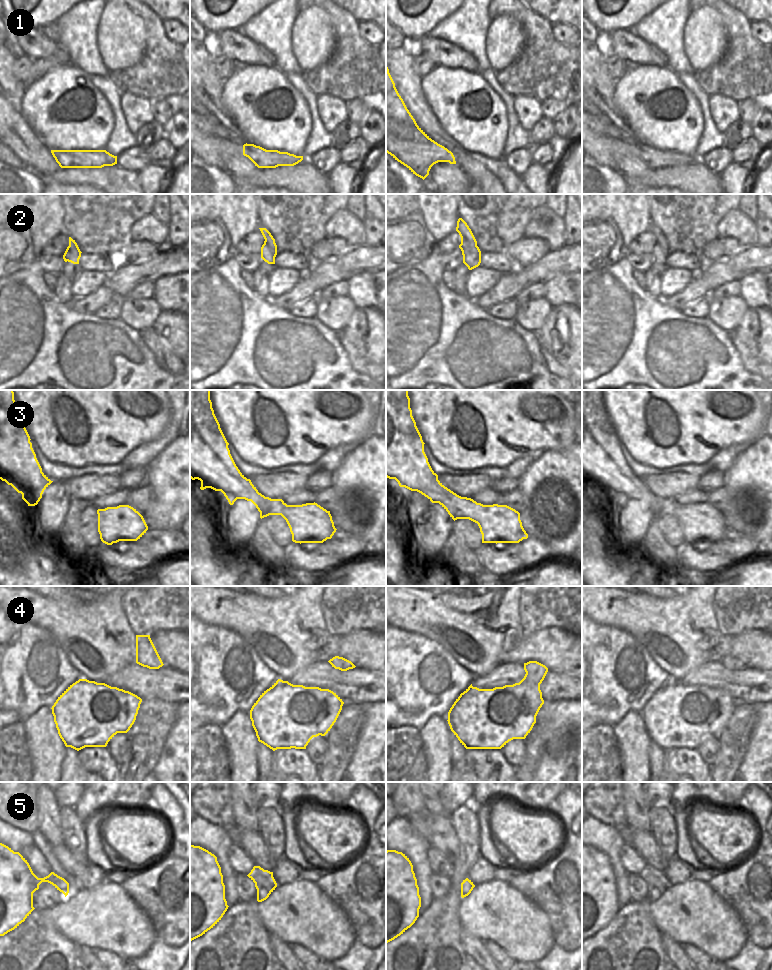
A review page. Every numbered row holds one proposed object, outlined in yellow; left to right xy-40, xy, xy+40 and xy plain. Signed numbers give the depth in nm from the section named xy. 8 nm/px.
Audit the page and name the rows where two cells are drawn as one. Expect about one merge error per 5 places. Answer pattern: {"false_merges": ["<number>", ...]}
{"false_merges": ["1", "2"]}

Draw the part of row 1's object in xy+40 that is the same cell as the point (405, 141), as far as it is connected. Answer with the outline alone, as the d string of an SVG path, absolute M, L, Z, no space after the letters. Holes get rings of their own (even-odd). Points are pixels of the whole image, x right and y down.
M386 48L386 152L388 154L390 154L395 160L397 160L398 162L400 162L401 164L403 164L404 166L406 166L413 174L415 174L416 176L422 178L423 180L429 175L429 171L431 169L431 167L438 163L438 162L449 162L449 157L450 157L450 153L449 150L447 148L445 148L444 146L438 144L437 142L435 142L434 140L432 140L416 123L415 119L413 118L413 116L411 115L411 113L409 112L409 110L407 109L403 99L401 98L401 96L399 95L396 87L395 87L395 83L389 73L389 69L387 67L387 48Z

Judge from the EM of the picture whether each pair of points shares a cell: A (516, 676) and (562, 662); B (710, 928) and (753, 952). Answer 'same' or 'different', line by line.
A: different
B: different

